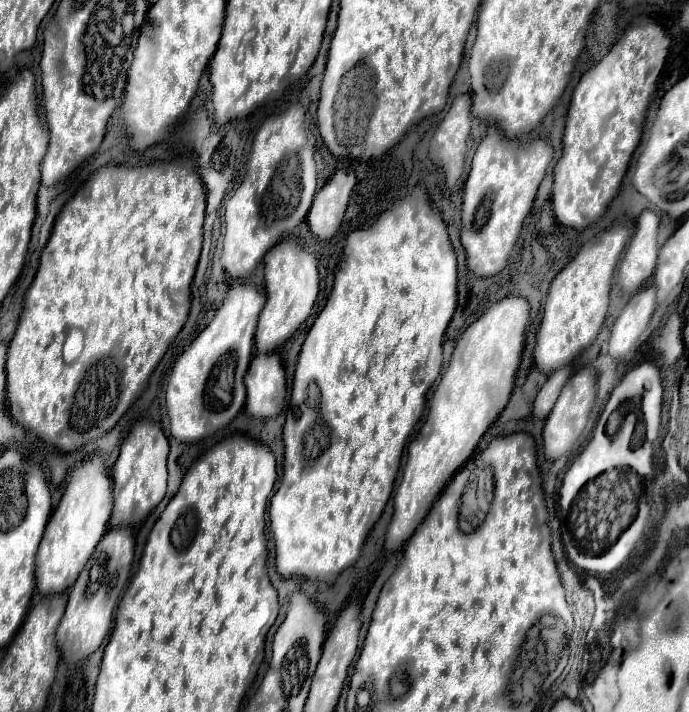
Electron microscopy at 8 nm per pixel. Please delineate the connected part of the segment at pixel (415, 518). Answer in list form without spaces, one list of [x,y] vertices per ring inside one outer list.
[[[502,298],[462,332],[452,352],[450,366],[434,392],[426,422],[408,446],[402,484],[394,494],[394,516],[386,534],[388,550],[394,552],[404,546],[446,482],[468,460],[482,434],[508,404],[524,348],[528,310],[526,298]]]

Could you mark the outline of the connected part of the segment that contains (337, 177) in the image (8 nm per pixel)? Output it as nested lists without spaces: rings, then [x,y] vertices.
[[[336,170],[322,190],[316,192],[312,208],[306,216],[314,238],[326,242],[336,234],[354,184],[356,176],[350,170]]]

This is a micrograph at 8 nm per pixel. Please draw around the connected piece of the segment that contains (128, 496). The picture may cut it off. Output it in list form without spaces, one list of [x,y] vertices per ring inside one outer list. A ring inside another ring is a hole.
[[[138,420],[126,440],[120,446],[120,456],[112,468],[114,482],[114,510],[112,526],[136,526],[140,524],[166,494],[166,456],[168,440],[160,424],[152,420]]]

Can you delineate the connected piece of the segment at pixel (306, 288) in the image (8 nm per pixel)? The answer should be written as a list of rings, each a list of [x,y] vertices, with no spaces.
[[[286,238],[268,250],[264,256],[264,280],[266,280],[266,306],[256,330],[256,350],[272,352],[282,346],[310,316],[318,296],[318,262],[316,256],[302,248],[298,240]]]

